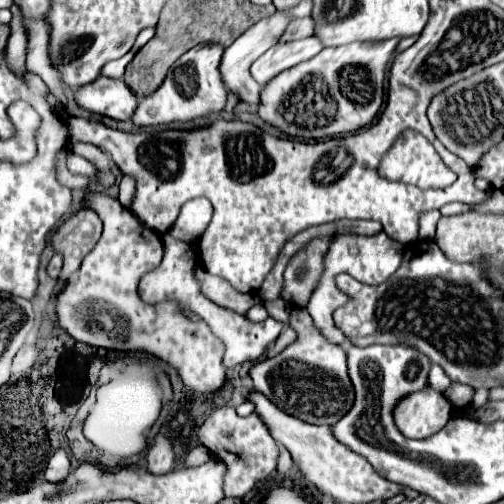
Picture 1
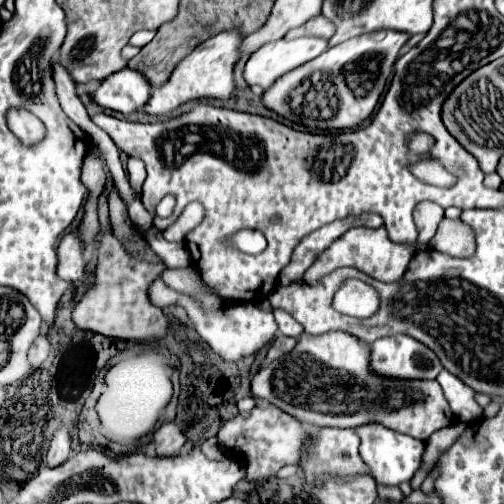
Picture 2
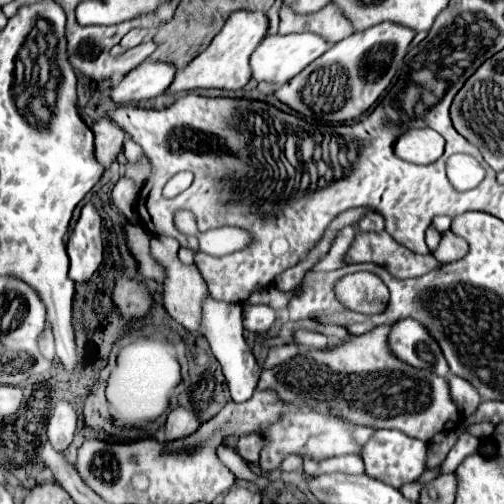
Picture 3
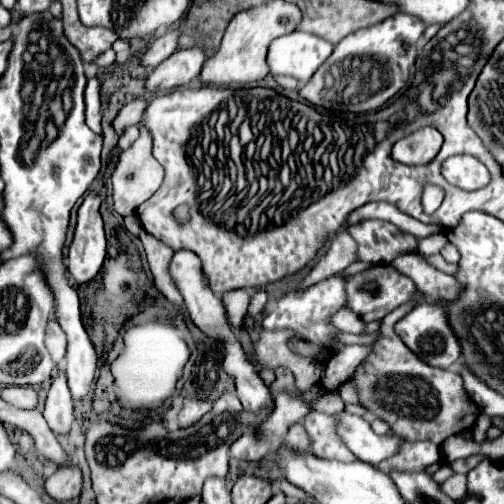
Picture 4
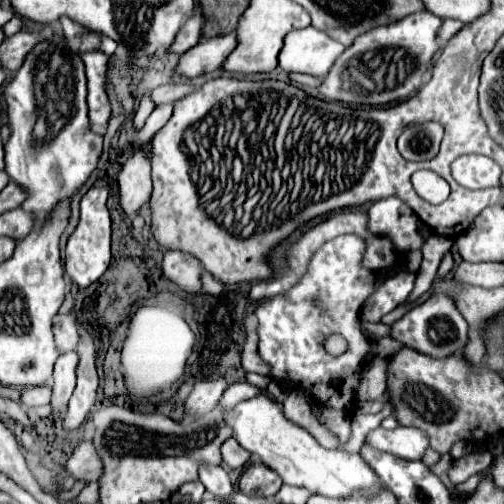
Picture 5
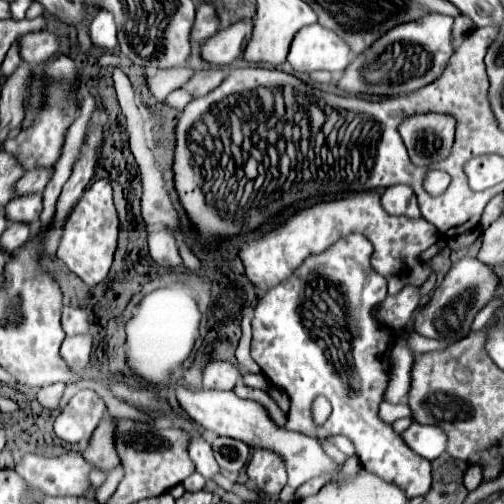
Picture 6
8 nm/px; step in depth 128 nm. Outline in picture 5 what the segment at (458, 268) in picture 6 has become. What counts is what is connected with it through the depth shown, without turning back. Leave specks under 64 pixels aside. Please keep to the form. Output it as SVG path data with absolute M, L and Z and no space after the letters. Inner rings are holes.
M432 296L426 302L414 306L412 310L408 310L400 320L396 320L390 328L390 338L400 340L400 344L410 346L426 356L432 358L444 358L444 356L452 356L452 352L460 352L466 342L468 342L468 324L462 318L460 310L456 308L456 304L448 298L448 296Z

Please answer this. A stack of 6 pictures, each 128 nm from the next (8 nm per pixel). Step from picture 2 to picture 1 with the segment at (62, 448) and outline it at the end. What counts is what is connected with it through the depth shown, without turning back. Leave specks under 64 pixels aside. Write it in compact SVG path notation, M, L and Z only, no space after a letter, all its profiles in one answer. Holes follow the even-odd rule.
M58 450L50 458L50 462L48 462L48 468L44 472L44 478L48 482L54 482L56 484L56 482L64 480L64 476L68 476L68 472L70 472L70 458L68 458L68 454L64 450Z

